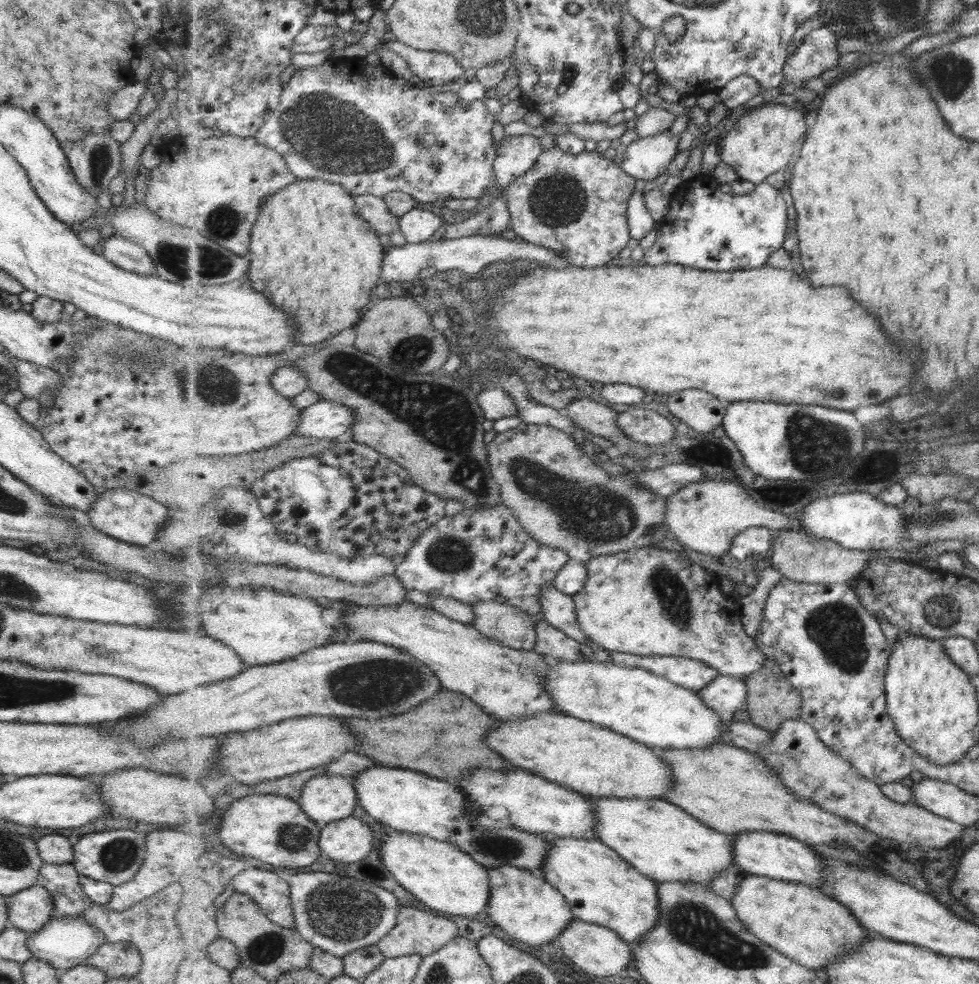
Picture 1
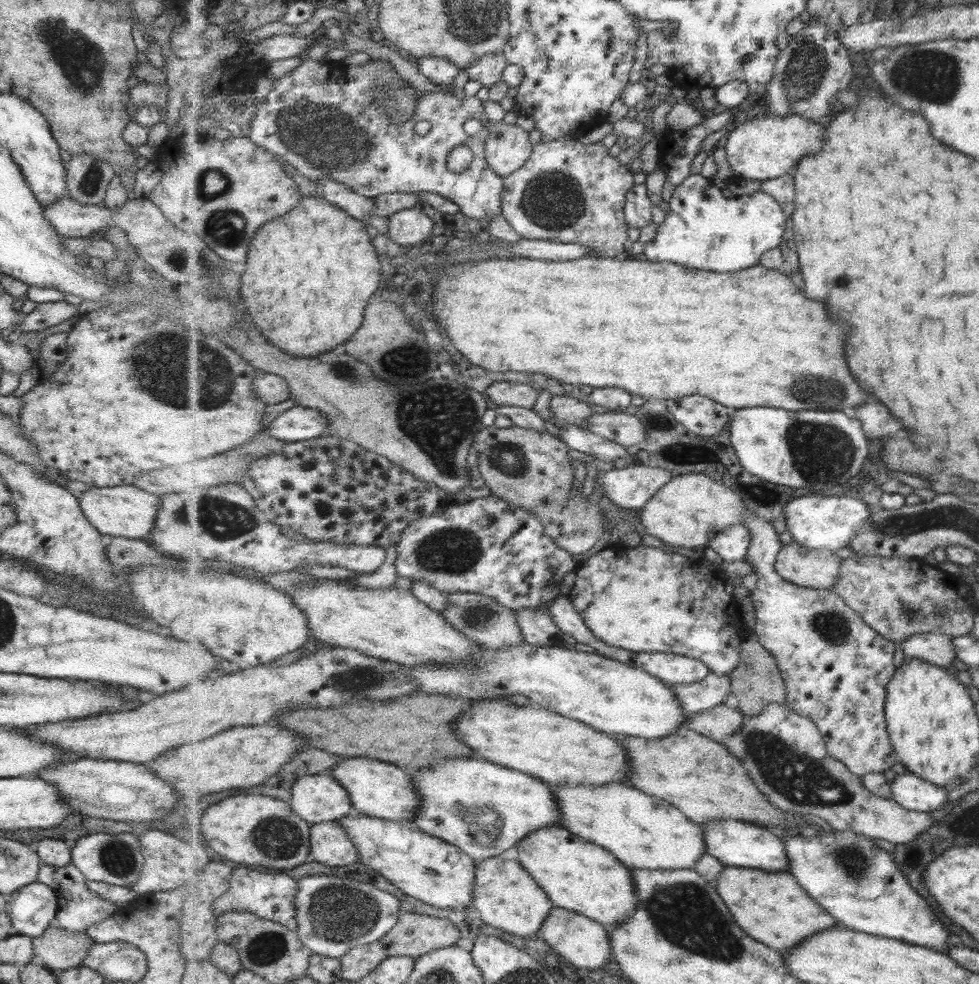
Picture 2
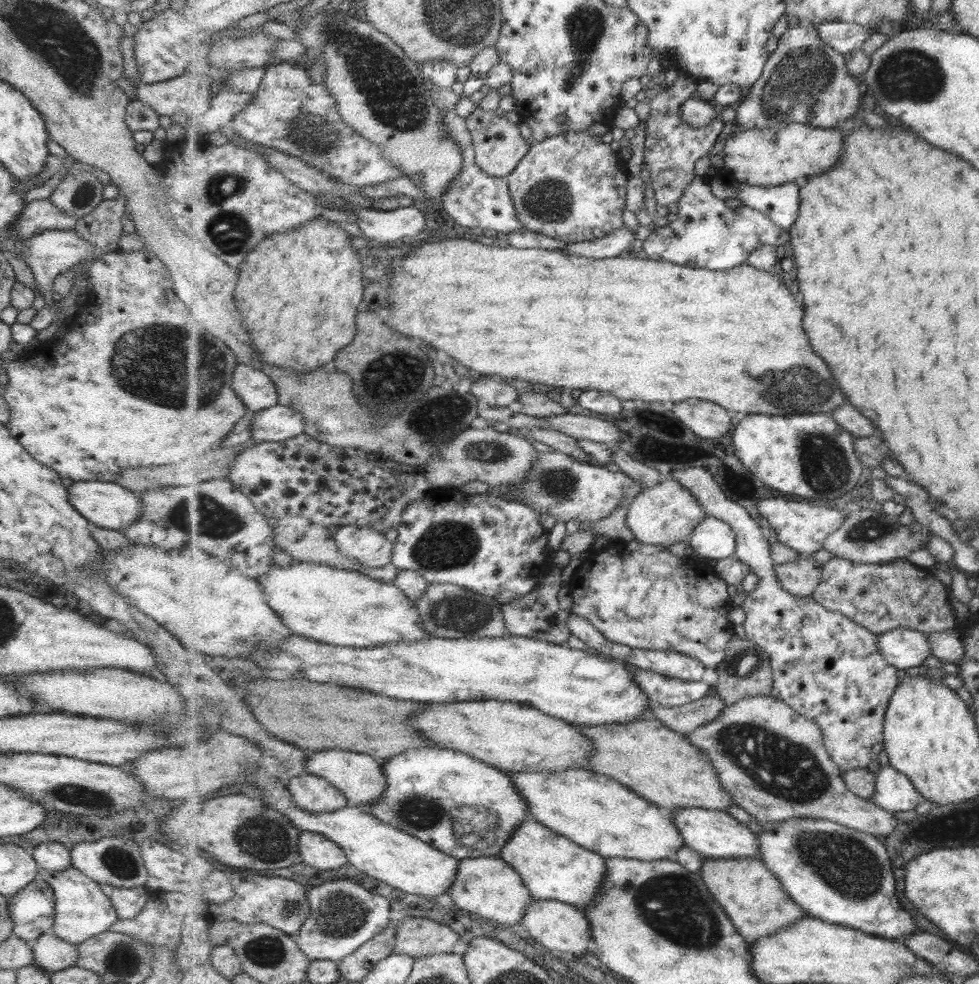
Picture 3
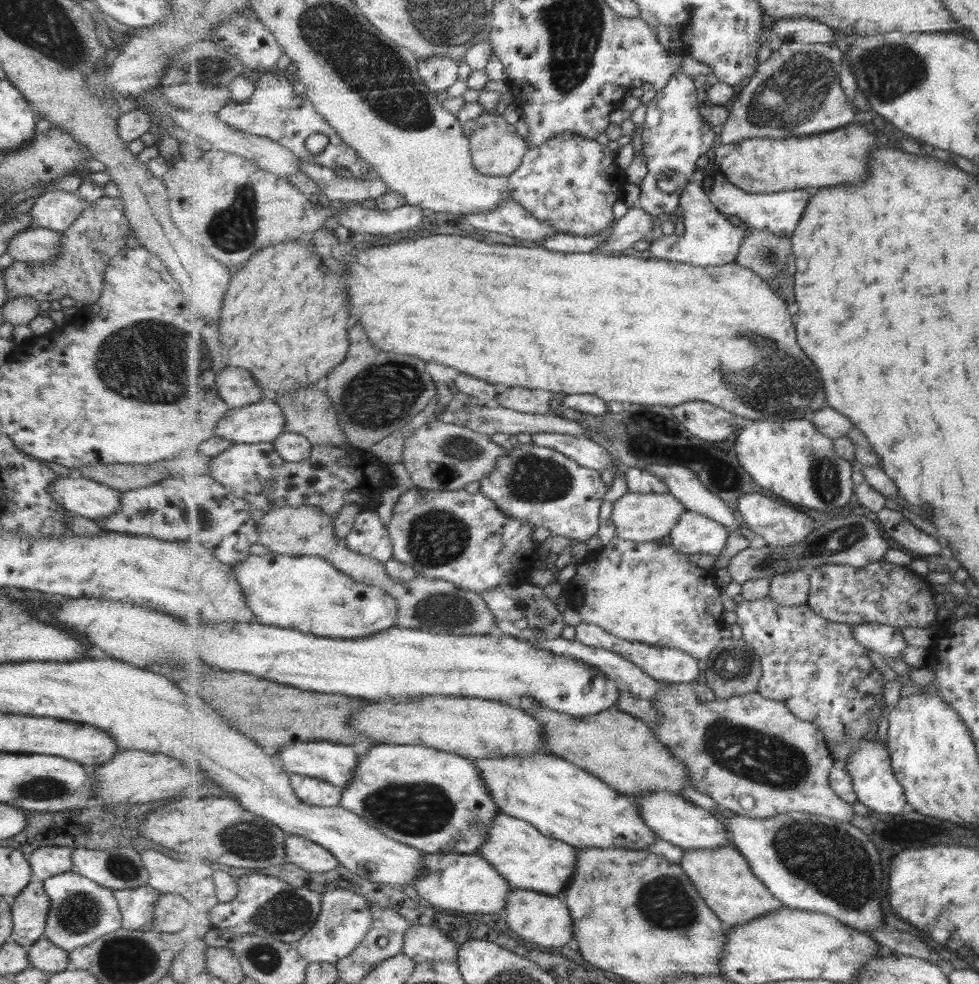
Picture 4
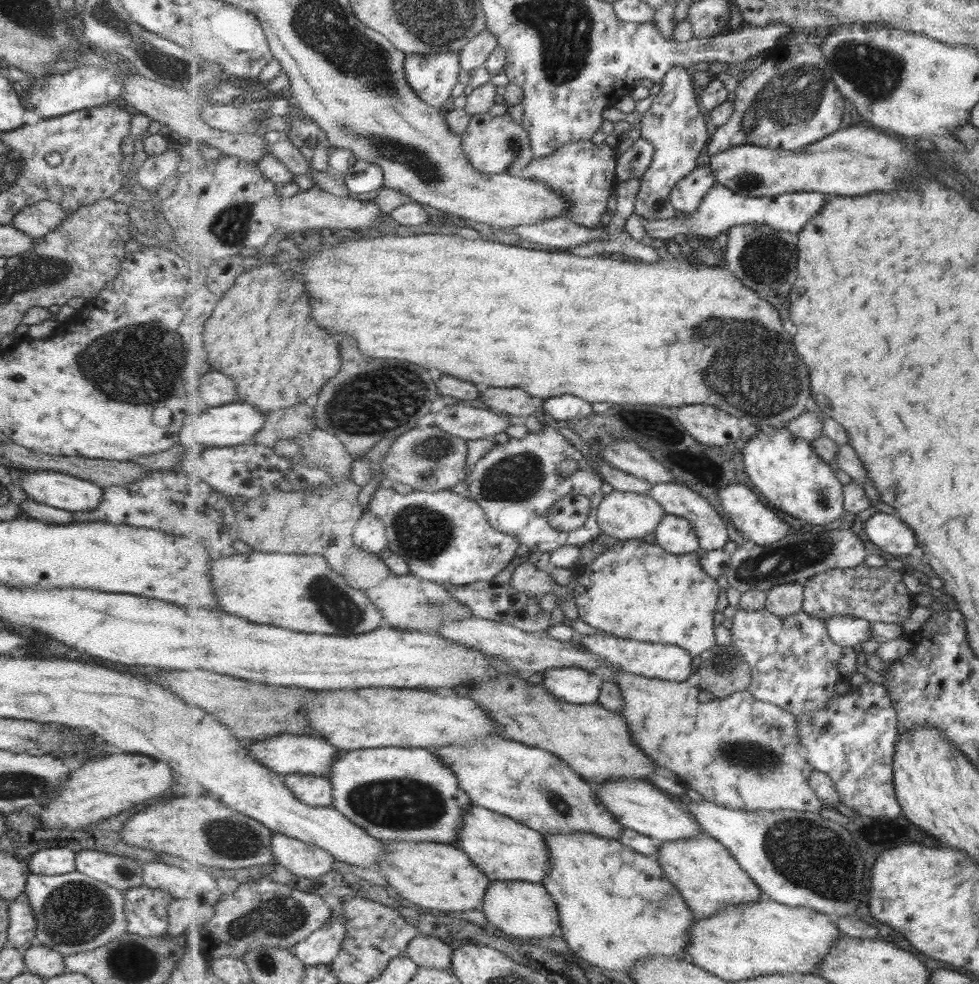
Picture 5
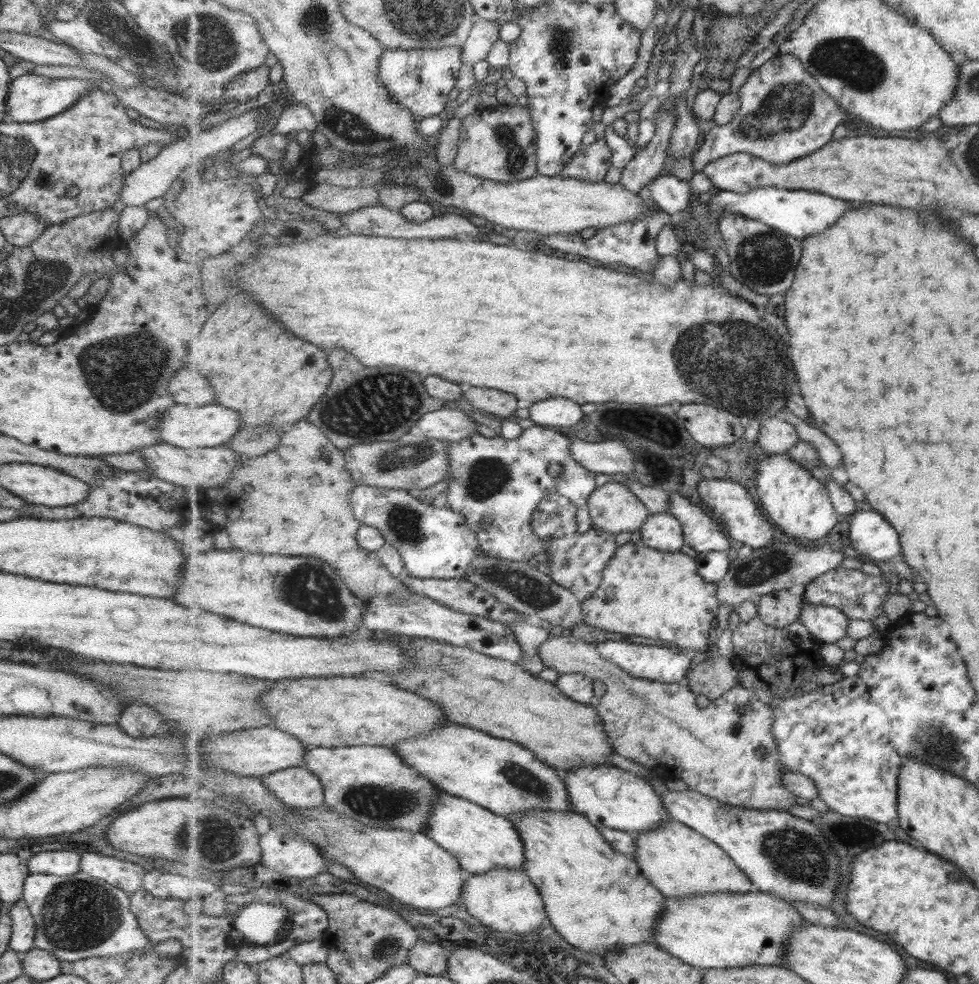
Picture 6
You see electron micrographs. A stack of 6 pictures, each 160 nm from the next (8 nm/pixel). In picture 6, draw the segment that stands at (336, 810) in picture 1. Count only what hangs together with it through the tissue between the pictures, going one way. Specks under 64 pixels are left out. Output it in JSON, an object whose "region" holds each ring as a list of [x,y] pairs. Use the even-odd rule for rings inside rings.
{"region":[[[306,766],[283,769],[264,775],[262,781],[277,798],[299,809],[326,806],[326,791],[322,779]]]}

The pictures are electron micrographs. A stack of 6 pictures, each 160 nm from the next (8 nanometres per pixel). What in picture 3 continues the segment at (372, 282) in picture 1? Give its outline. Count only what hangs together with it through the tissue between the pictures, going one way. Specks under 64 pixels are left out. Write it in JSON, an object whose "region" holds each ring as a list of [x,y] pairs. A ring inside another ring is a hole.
{"region":[[[322,217],[306,222],[298,229],[286,233],[275,233],[264,238],[256,247],[247,255],[246,260],[240,265],[241,274],[237,283],[237,292],[235,292],[235,304],[239,310],[247,316],[247,328],[251,330],[251,336],[255,338],[255,348],[261,352],[263,362],[268,362],[271,366],[277,366],[285,370],[296,370],[296,372],[309,372],[322,366],[331,365],[331,362],[338,356],[339,351],[347,348],[358,333],[358,313],[357,306],[363,302],[365,294],[365,284],[363,284],[363,268],[361,268],[361,258],[357,254],[357,249],[351,245],[351,235],[341,229],[339,224],[333,223]]]}

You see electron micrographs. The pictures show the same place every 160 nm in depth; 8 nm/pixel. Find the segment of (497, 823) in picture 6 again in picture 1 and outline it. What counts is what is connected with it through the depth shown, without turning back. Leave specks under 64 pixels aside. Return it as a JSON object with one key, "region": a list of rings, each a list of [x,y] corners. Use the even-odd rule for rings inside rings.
{"region":[[[542,833],[542,837],[552,840],[550,853],[546,854],[546,861],[542,864],[544,878],[557,890],[562,891],[563,896],[570,903],[575,919],[606,926],[615,930],[629,943],[641,942],[646,934],[650,933],[655,925],[658,925],[662,910],[659,910],[660,894],[657,881],[637,870],[618,851],[613,850],[607,846],[607,843],[599,839],[567,838],[551,833]]]}

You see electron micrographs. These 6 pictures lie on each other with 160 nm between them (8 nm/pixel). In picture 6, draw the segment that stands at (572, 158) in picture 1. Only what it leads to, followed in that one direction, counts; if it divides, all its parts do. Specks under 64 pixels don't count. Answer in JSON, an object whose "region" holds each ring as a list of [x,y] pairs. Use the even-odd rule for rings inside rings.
{"region":[[[602,138],[593,143],[584,144],[582,150],[564,166],[560,174],[565,178],[600,183],[605,180],[607,170],[613,165],[613,154],[606,141]]]}

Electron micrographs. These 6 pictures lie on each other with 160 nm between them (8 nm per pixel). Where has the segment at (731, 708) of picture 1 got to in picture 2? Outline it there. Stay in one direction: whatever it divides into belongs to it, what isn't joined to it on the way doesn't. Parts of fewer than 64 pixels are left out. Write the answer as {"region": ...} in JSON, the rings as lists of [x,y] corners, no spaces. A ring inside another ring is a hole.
{"region":[[[713,672],[696,683],[678,685],[666,683],[666,685],[672,687],[689,713],[703,712],[722,705],[725,696],[731,693],[732,689],[731,679],[727,675]]]}

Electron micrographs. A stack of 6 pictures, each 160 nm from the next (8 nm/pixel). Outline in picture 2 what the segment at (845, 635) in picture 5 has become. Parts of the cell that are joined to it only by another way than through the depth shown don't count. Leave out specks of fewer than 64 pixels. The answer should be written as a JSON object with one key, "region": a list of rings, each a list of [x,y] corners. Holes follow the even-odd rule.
{"region":[[[942,633],[915,634],[901,644],[905,659],[921,658],[945,667],[958,658],[953,637]]]}

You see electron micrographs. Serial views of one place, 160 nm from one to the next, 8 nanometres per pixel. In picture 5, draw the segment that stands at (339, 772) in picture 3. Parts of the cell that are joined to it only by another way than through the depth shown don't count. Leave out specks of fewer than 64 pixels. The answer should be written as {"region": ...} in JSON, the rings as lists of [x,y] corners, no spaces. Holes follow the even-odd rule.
{"region":[[[282,734],[268,737],[262,741],[247,741],[248,750],[259,762],[267,768],[275,770],[275,773],[283,774],[313,774],[321,777],[330,777],[334,762],[338,760],[338,754],[343,750],[333,746],[326,739],[314,735]]]}

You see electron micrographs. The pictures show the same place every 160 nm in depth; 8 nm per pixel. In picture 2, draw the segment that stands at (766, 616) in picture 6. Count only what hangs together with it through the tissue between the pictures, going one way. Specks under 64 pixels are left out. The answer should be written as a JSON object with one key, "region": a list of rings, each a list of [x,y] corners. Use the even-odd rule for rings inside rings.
{"region":[[[795,542],[782,547],[775,563],[776,571],[789,582],[817,589],[833,586],[838,581],[839,573],[842,573],[842,566],[843,560],[835,556],[834,550],[809,548]]]}

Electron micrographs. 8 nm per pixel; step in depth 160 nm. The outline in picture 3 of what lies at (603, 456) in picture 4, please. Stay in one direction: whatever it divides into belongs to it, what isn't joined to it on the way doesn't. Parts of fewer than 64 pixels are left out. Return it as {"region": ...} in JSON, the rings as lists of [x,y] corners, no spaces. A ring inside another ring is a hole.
{"region":[[[532,426],[529,428],[529,433],[531,439],[553,448],[553,451],[568,454],[585,463],[593,463],[591,455],[583,452],[581,446],[577,444],[573,437],[552,428],[545,428],[544,426]]]}

